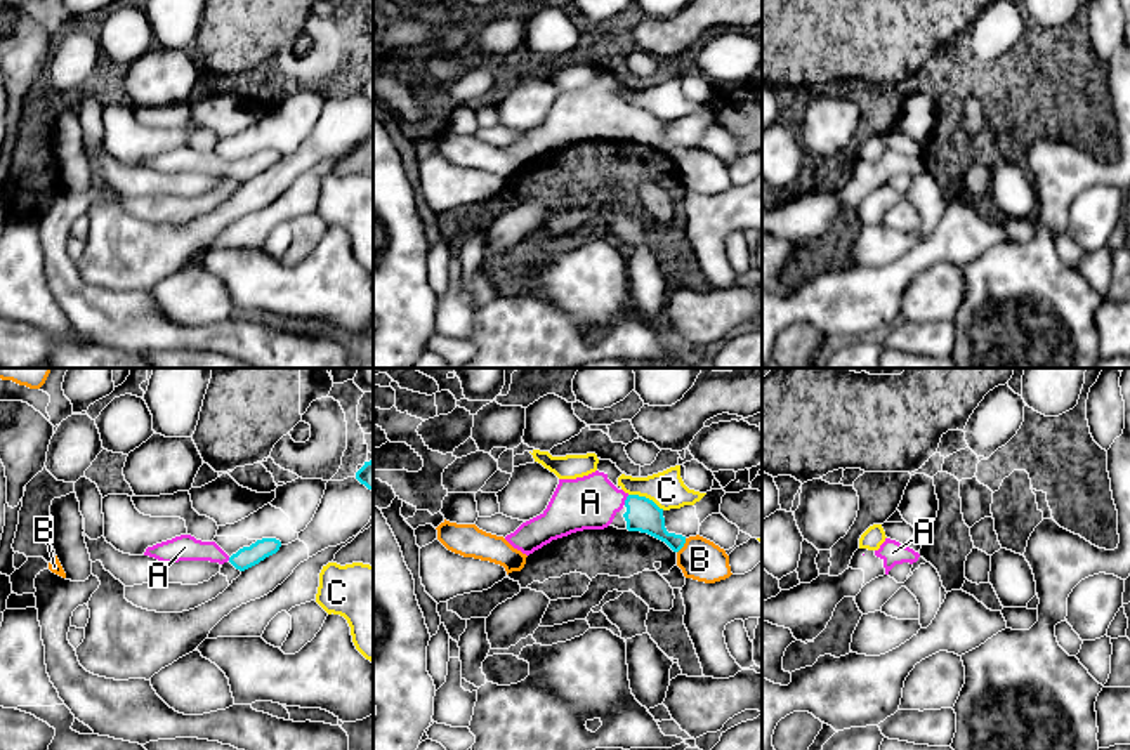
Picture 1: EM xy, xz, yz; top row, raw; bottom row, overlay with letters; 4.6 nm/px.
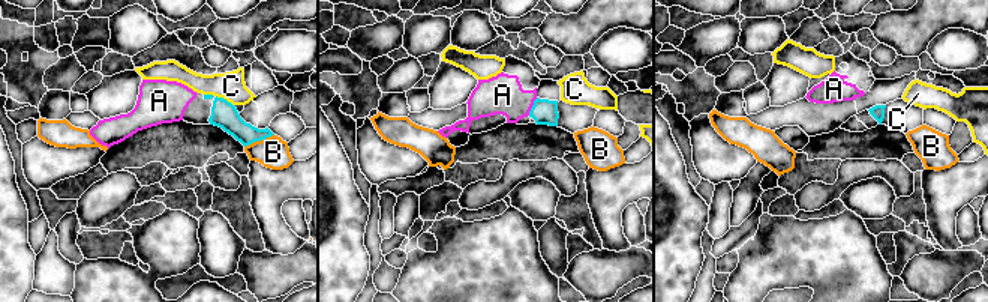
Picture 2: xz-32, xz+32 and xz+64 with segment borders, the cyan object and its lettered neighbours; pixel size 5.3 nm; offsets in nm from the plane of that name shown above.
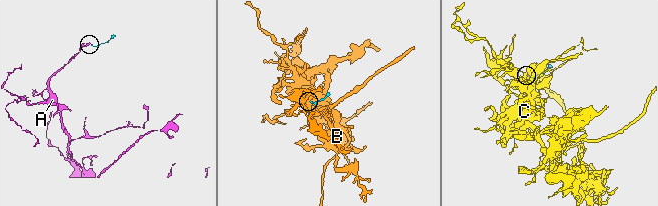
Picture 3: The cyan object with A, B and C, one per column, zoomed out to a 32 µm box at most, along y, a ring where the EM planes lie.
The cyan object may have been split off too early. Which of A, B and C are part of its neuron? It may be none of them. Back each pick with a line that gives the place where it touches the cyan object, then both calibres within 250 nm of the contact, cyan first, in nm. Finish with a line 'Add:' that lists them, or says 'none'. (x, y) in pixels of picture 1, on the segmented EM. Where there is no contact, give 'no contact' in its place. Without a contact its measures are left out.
A: contact xz (625, 500); calibres 160 and 260 nm
Add: A

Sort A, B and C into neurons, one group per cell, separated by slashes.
A / B / C

